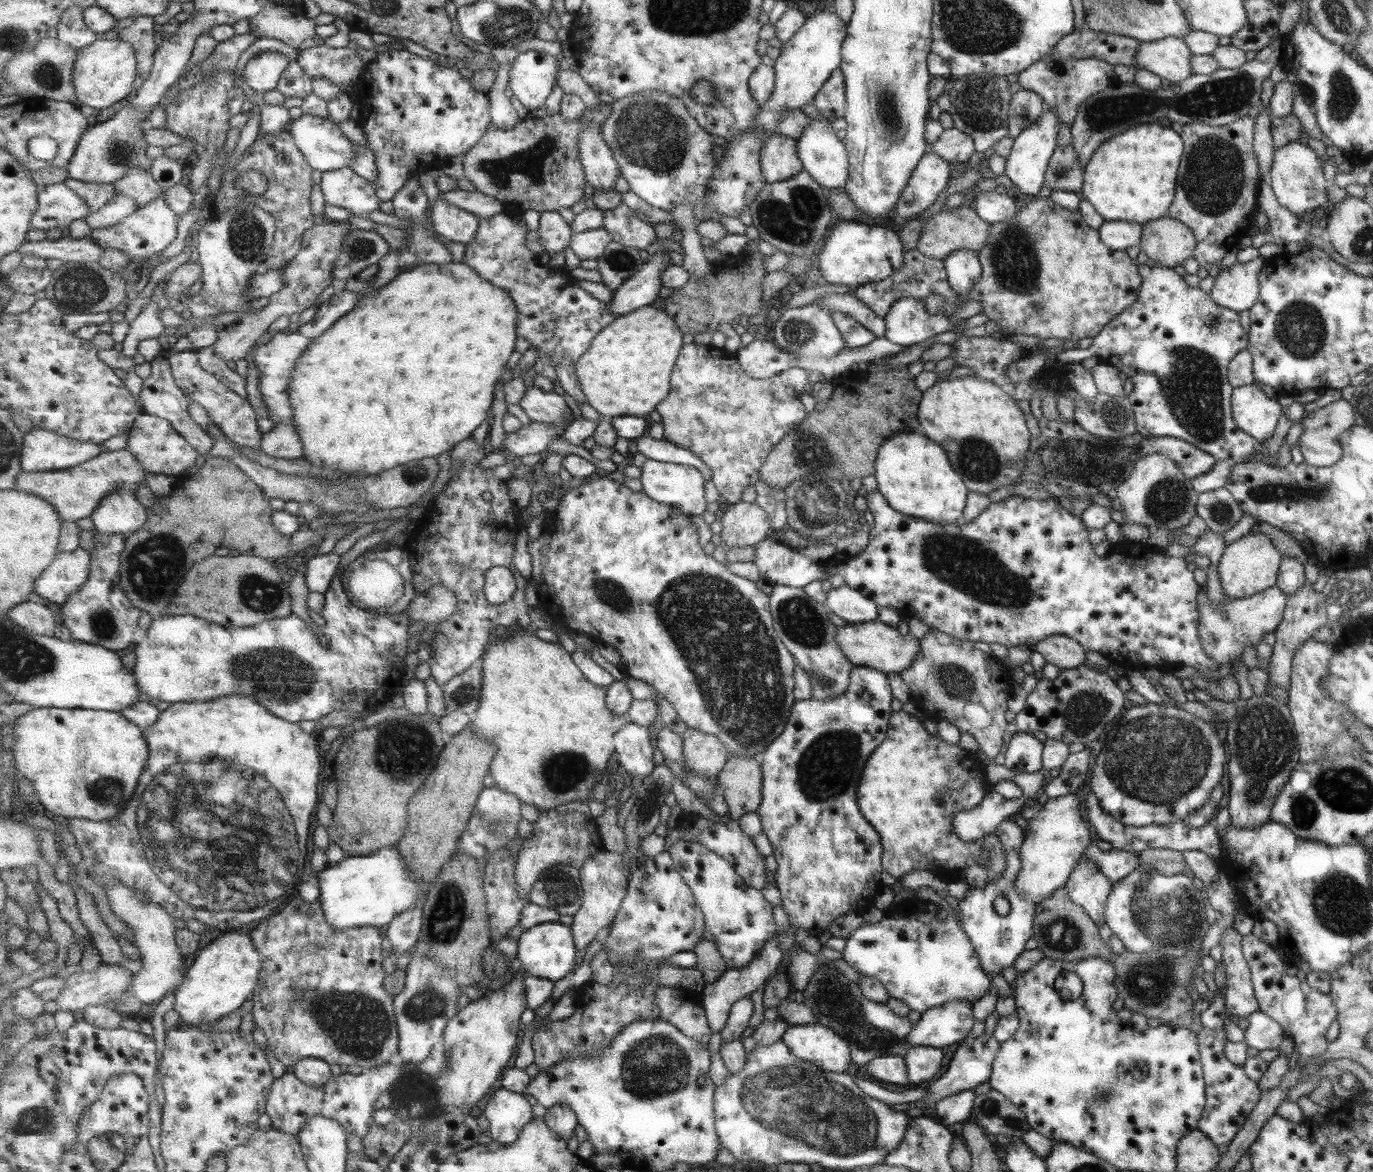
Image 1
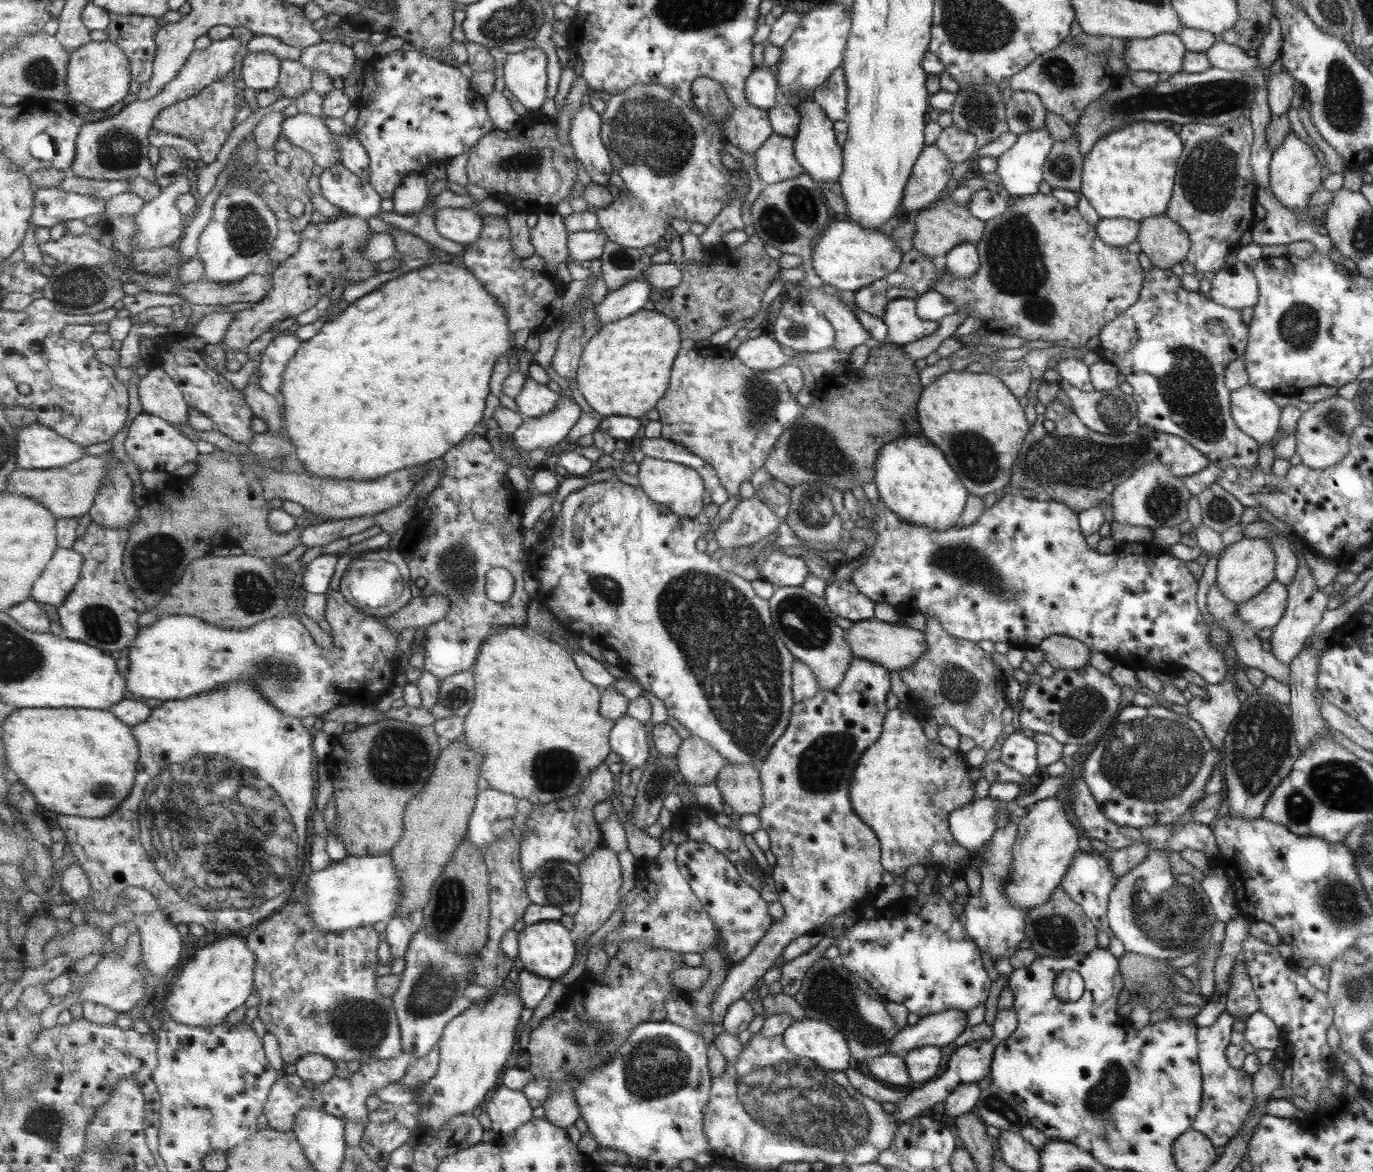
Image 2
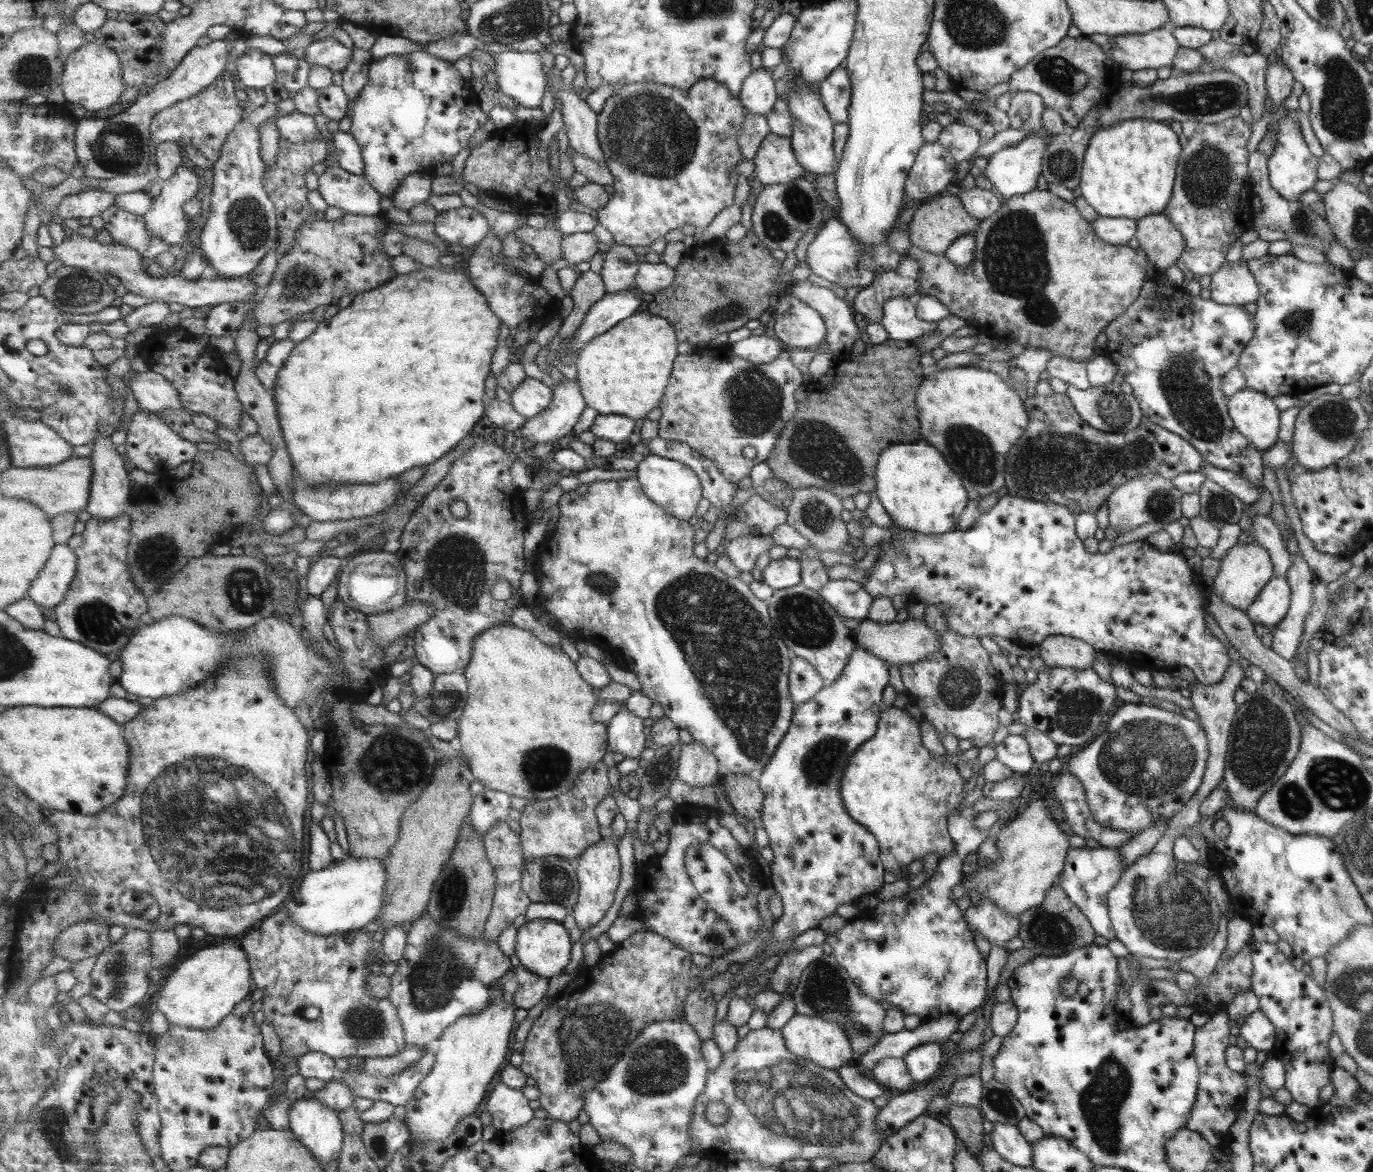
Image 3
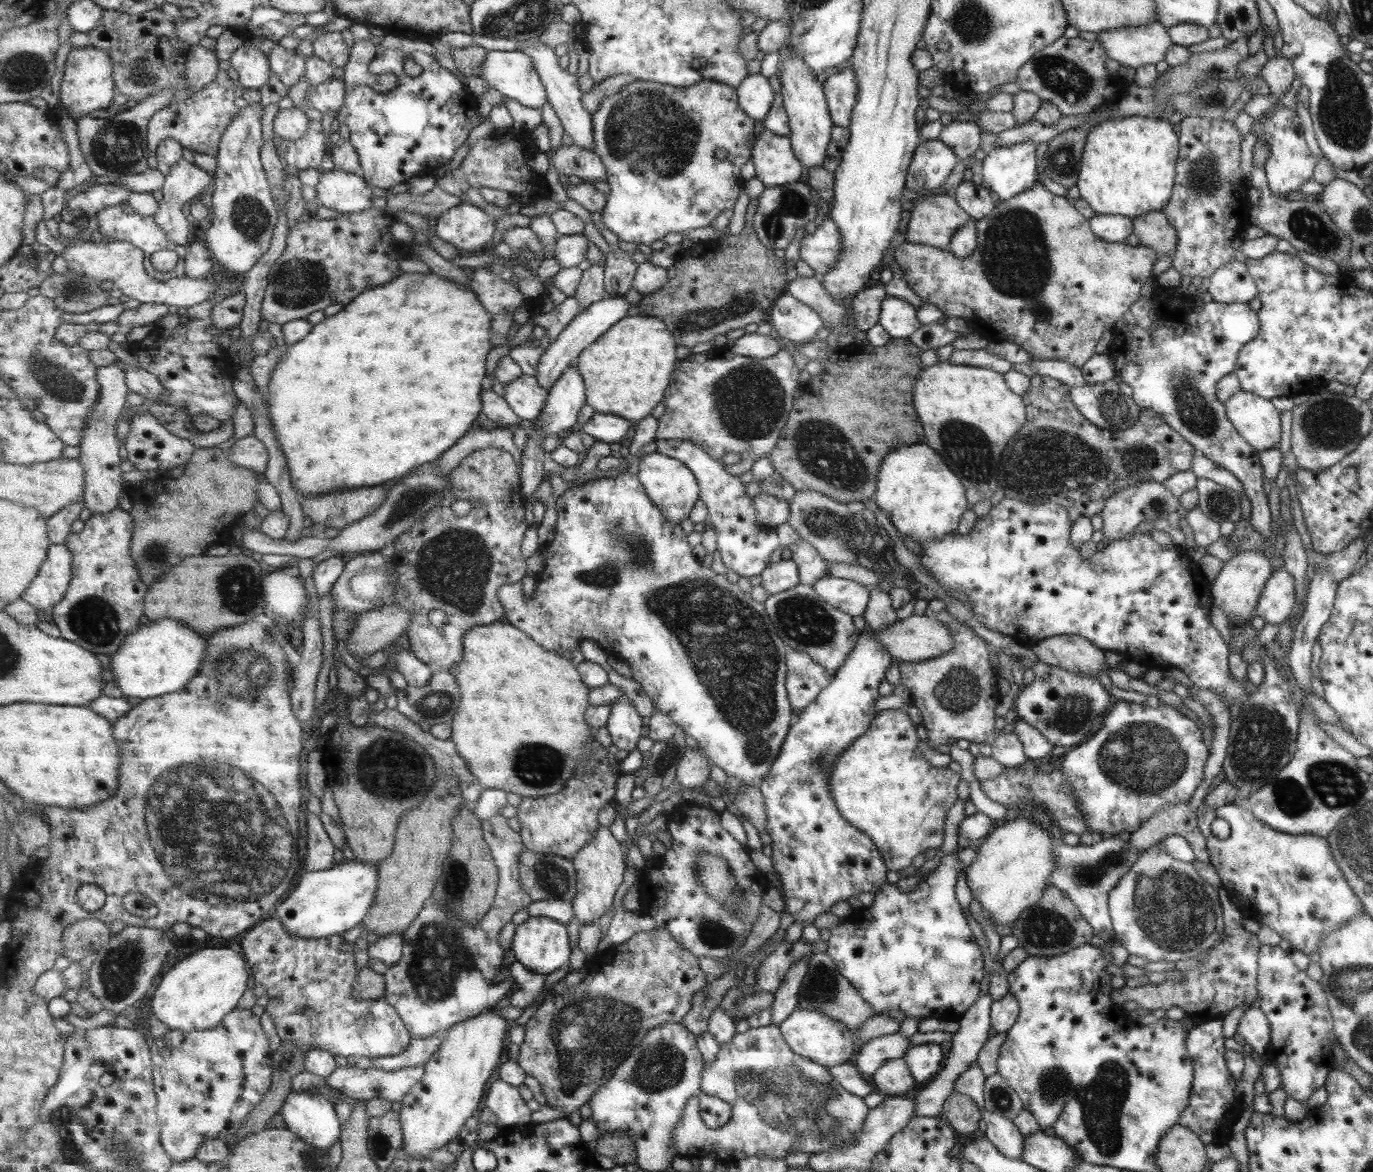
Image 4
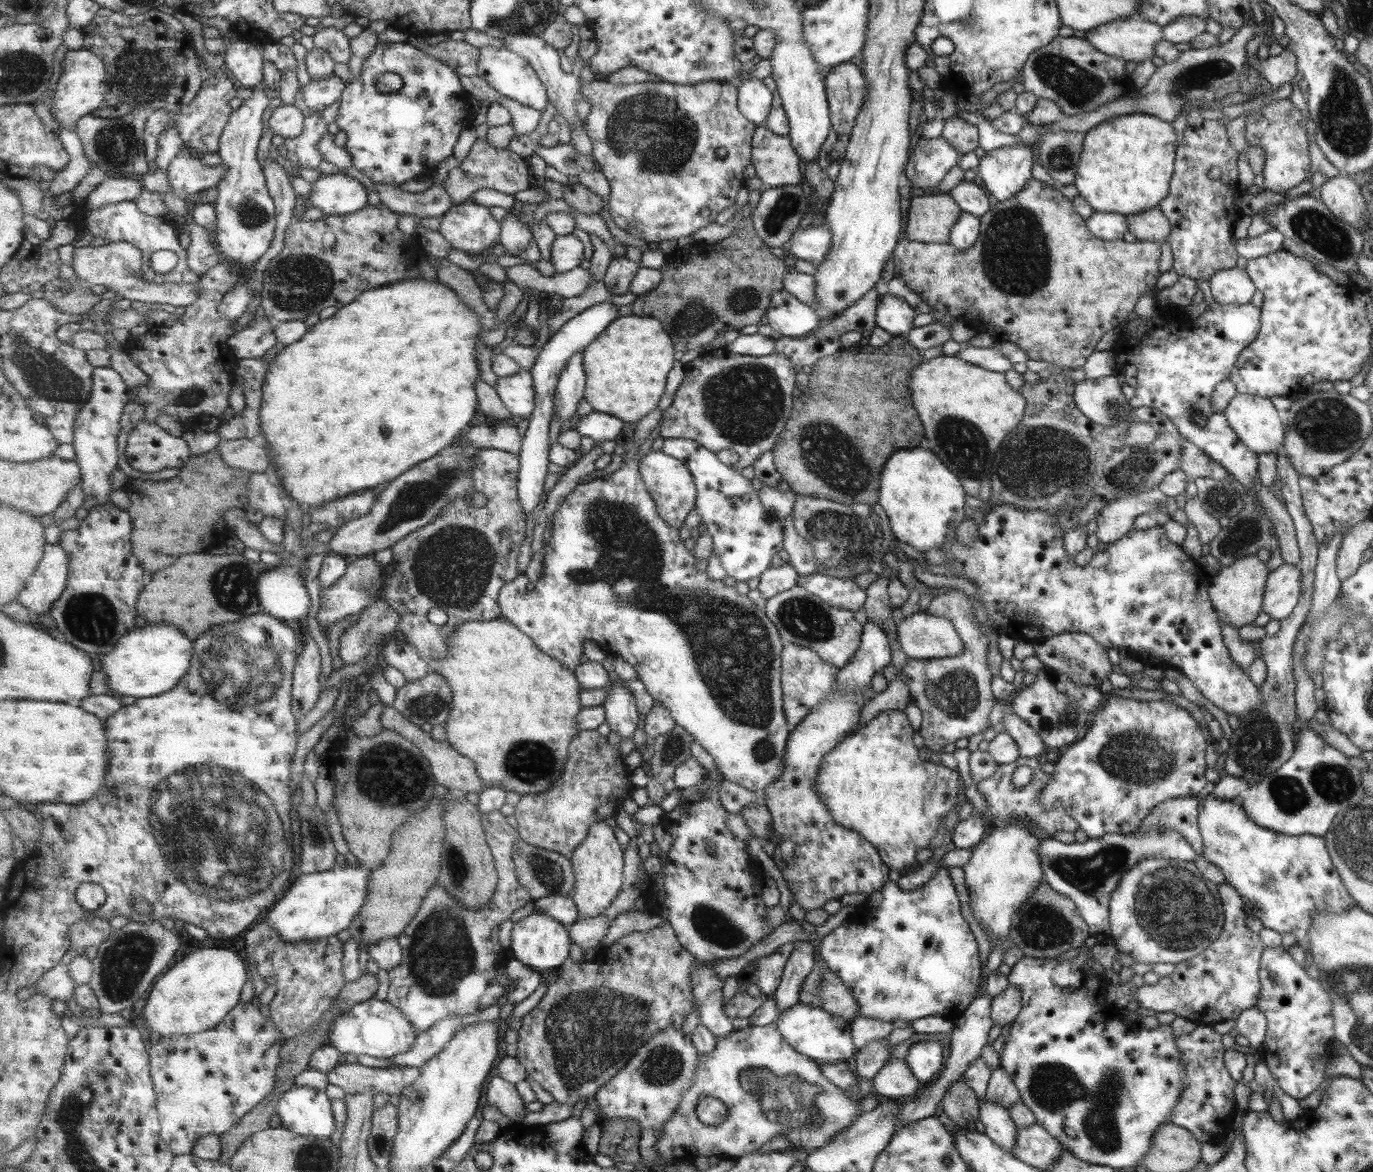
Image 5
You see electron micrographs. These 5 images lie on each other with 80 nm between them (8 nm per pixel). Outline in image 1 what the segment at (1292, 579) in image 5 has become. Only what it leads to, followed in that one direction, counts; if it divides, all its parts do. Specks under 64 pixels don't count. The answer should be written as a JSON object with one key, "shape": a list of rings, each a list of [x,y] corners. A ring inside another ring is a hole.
{"shape":[[[1275,586],[1245,599],[1229,599],[1225,596],[1223,598],[1225,601],[1221,605],[1211,603],[1207,599],[1205,587],[1198,597],[1199,613],[1202,614],[1202,620],[1199,622],[1199,638],[1203,650],[1218,664],[1218,667],[1225,662],[1231,664],[1230,660],[1239,658],[1240,652],[1247,645],[1255,646],[1261,641],[1263,634],[1274,631],[1282,622],[1282,614],[1287,604],[1286,596],[1283,596],[1283,592]]]}

